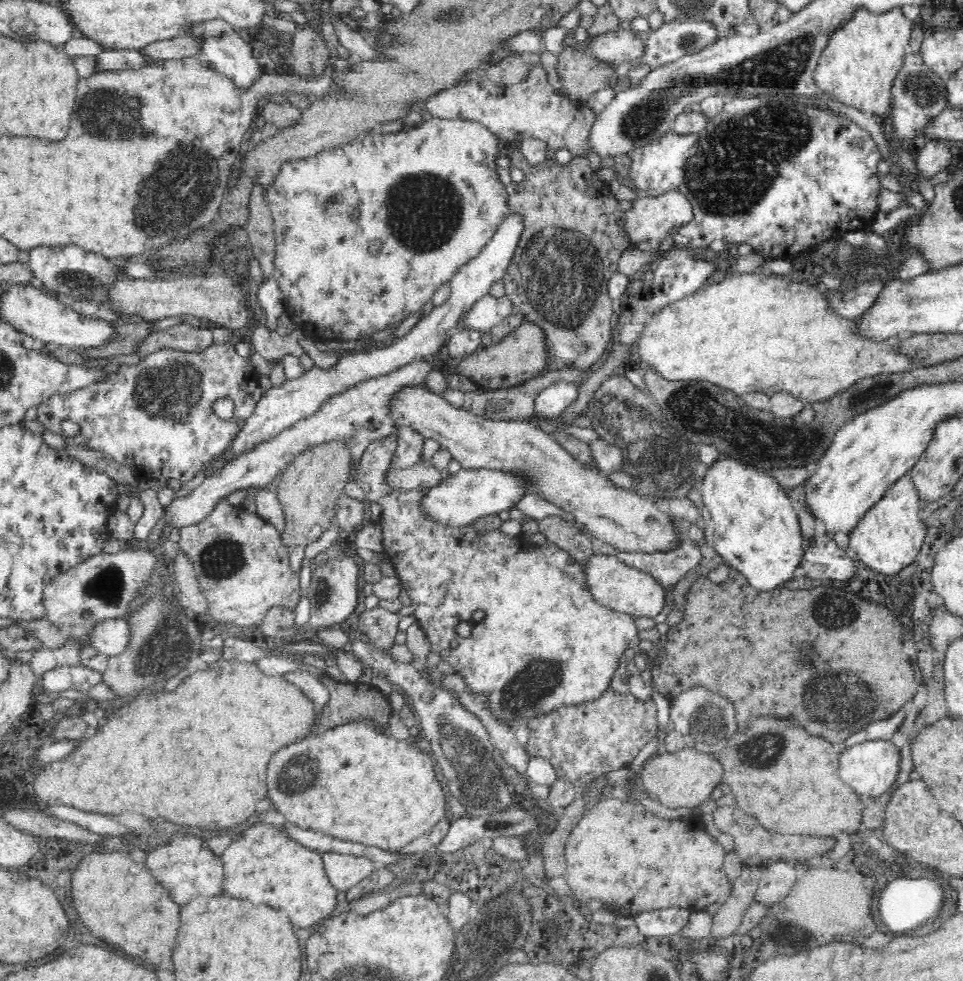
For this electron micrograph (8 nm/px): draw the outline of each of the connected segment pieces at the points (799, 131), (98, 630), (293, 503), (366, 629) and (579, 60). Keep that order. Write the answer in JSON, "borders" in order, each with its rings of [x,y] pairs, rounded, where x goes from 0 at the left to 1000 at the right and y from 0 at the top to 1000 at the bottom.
{"borders":[[[[794,96],[781,100],[761,100],[758,104],[752,105],[750,114],[744,120],[735,123],[731,133],[726,137],[704,139],[697,134],[671,150],[656,153],[652,160],[656,163],[652,181],[655,182],[659,194],[666,200],[683,200],[690,198],[694,193],[698,193],[708,196],[719,208],[721,224],[698,234],[693,248],[699,251],[733,254],[739,249],[739,245],[751,245],[763,247],[766,250],[779,249],[784,258],[791,259],[794,263],[821,264],[830,257],[846,253],[856,245],[875,241],[879,235],[897,235],[901,229],[908,226],[910,218],[914,215],[912,202],[917,191],[914,188],[914,181],[912,181],[912,167],[918,163],[918,160],[907,139],[879,117],[839,107],[834,104],[834,99]]],[[[132,629],[113,631],[96,642],[92,655],[106,667],[118,669],[133,662],[136,646],[136,635]]],[[[347,448],[318,456],[298,472],[283,497],[295,517],[297,540],[291,544],[299,559],[303,560],[309,555],[319,557],[343,538],[350,521],[349,510],[361,493],[363,469],[366,464],[361,452]]],[[[393,617],[372,626],[372,641],[384,650],[388,660],[404,668],[411,656],[411,648],[415,646],[415,632],[415,626]]],[[[585,49],[578,61],[584,89],[596,102],[611,102],[620,92],[638,89],[644,81],[638,72],[640,65],[627,63],[606,49]]]]}

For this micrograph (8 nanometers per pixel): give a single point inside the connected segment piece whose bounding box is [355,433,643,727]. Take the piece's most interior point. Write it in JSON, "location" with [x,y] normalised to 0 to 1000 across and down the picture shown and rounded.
{"location":[566,654]}

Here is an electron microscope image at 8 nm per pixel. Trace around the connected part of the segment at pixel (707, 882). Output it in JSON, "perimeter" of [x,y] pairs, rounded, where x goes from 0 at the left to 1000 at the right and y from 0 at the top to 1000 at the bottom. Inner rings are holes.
{"perimeter":[[[626,814],[621,818],[615,818],[604,834],[600,837],[600,840],[591,848],[588,860],[587,872],[589,877],[589,887],[587,888],[587,895],[596,913],[609,917],[609,915],[625,915],[626,919],[629,919],[630,924],[636,926],[644,926],[644,930],[650,935],[658,935],[667,929],[678,929],[683,927],[690,927],[692,925],[708,925],[709,927],[717,927],[720,929],[727,929],[734,924],[740,923],[742,919],[746,923],[752,922],[752,919],[758,915],[760,911],[761,898],[756,895],[754,887],[751,886],[752,873],[754,869],[750,861],[741,856],[741,851],[736,849],[729,837],[725,833],[704,834],[699,836],[687,835],[678,829],[671,827],[671,830],[667,832],[665,836],[665,828],[663,828],[663,834],[658,836],[658,822],[656,820],[644,820],[641,814]]]}

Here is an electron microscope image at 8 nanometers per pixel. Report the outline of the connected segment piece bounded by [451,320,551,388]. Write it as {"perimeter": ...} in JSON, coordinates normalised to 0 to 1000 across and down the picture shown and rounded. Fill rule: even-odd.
{"perimeter":[[[545,326],[518,350],[510,351],[508,354],[499,353],[490,361],[484,362],[482,365],[477,365],[468,372],[468,378],[489,385],[494,392],[498,392],[503,396],[526,394],[537,392],[538,390],[560,382],[572,373],[570,368],[571,358],[570,353],[567,352],[567,337],[565,337],[565,333],[552,327]]]}

